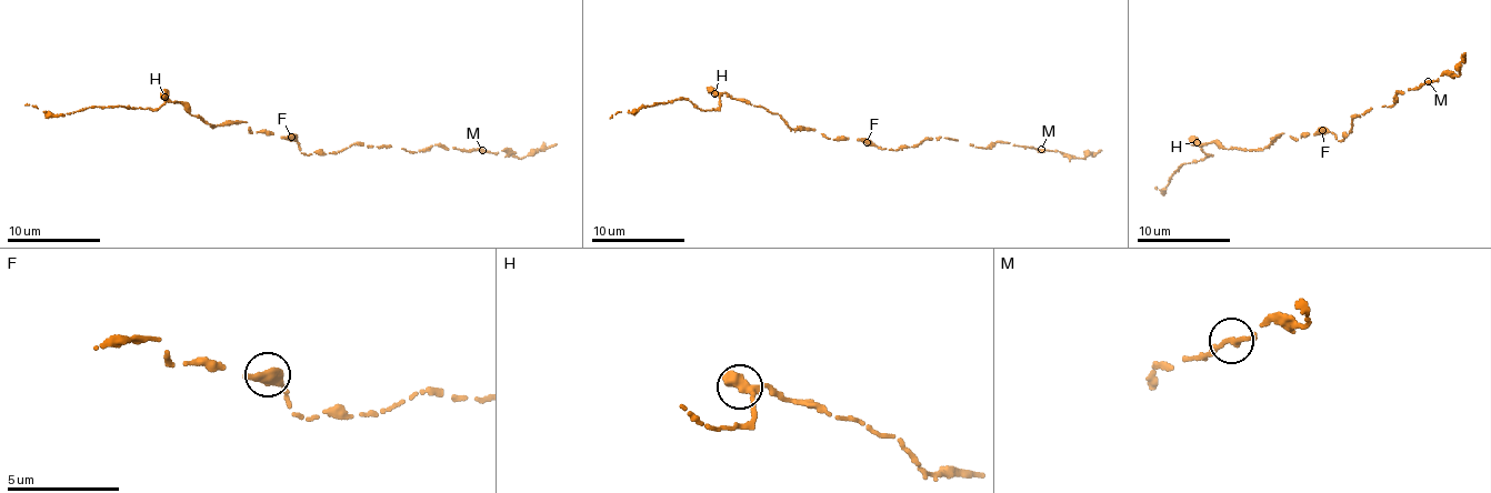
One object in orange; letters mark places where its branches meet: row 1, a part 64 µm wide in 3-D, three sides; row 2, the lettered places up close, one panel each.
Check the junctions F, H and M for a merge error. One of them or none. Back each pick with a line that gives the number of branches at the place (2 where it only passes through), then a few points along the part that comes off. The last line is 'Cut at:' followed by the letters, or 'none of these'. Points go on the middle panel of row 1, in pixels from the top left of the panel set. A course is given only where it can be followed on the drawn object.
Cut at: none of these

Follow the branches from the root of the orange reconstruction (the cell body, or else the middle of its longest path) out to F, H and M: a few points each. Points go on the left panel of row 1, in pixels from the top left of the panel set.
F: (272, 133), (291, 137)
H: (272, 133), (249, 131), (247, 121), (236, 120), (212, 127), (166, 97)
M: (272, 133), (297, 140), (302, 153), (311, 154), (334, 154), (350, 144), (422, 152), (434, 144), (482, 149)

